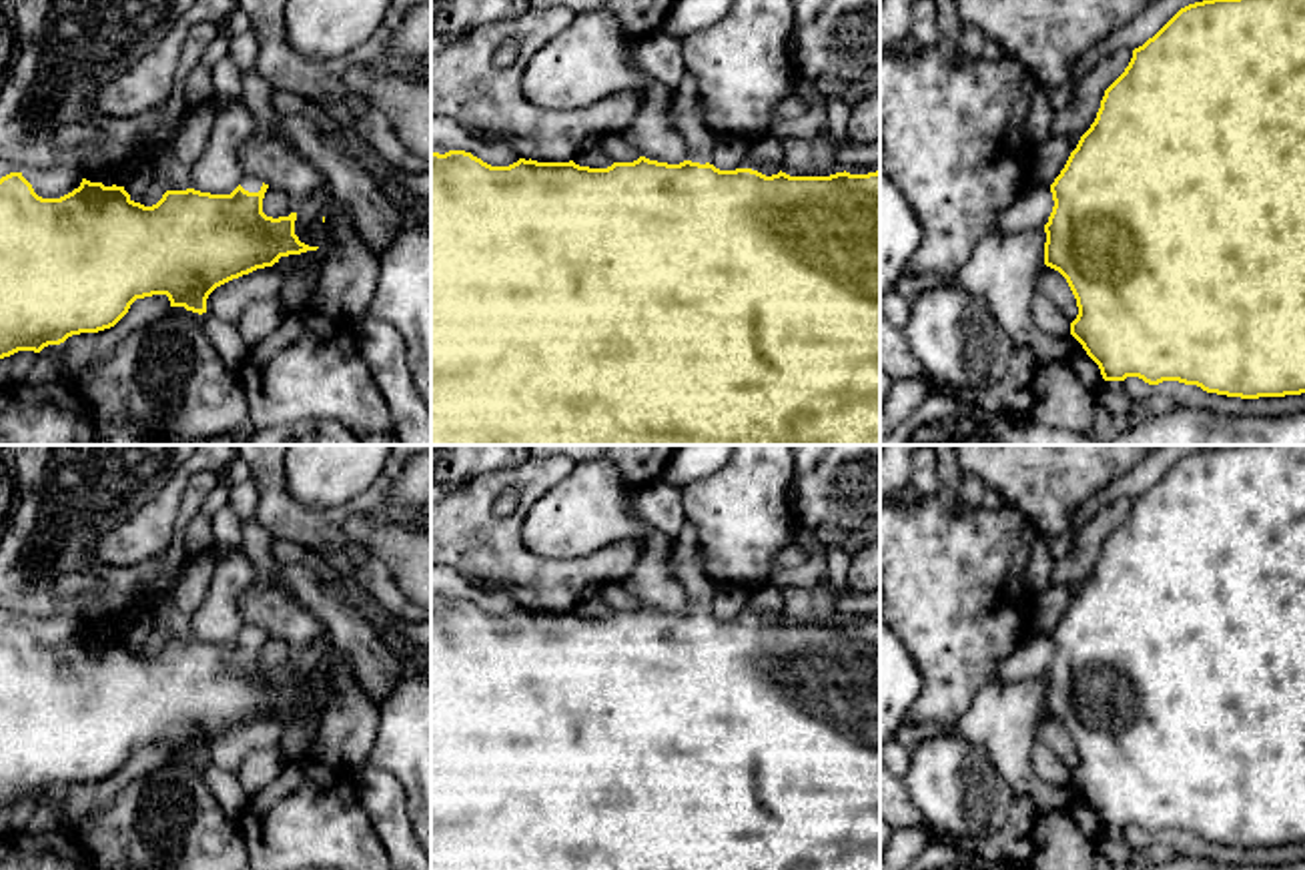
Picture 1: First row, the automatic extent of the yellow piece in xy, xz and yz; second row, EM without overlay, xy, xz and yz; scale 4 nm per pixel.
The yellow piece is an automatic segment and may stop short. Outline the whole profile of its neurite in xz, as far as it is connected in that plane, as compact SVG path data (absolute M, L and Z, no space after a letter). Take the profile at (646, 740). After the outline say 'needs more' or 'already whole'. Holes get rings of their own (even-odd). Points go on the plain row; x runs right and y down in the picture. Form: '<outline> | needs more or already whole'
M684 521L672 561L674 579L688 605L668 613L639 605L607 617L569 611L519 607L509 615L491 615L465 599L431 601L431 870L880 870L880 619L868 623L836 621L830 625L766 625L752 617L720 619L712 607L714 579L696 561L700 551L696 525Z | needs more

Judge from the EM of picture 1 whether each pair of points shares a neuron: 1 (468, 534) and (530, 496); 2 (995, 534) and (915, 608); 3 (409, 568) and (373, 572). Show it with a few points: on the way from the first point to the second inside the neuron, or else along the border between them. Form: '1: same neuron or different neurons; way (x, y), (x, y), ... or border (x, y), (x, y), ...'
1: same neuron; way (486, 534), (500, 534), (520, 514)
2: same neuron; way (975, 554), (947, 582), (935, 588)
3: different neurons; border (355, 538), (389, 570), (395, 586), (409, 600)

